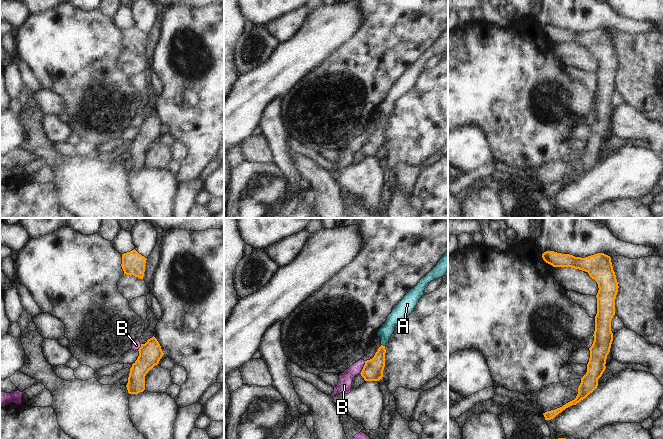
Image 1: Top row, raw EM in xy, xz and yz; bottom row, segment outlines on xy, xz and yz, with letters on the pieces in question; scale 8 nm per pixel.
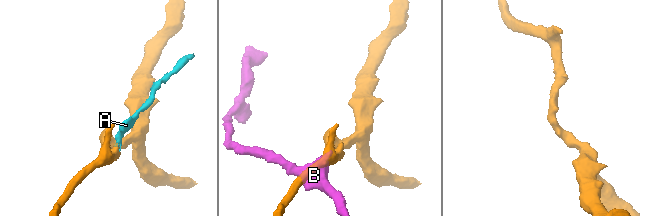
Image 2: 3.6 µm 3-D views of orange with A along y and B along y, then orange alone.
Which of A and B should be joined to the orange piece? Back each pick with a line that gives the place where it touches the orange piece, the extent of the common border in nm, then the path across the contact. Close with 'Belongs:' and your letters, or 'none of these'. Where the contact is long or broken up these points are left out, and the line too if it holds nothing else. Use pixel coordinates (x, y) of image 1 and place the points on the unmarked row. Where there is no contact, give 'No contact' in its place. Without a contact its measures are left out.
A: Touches orange at xz (382, 121). Shared border 40 nm. Path across: xz (373, 145), (379, 135), (382, 121), (385, 108)
Belongs: A

